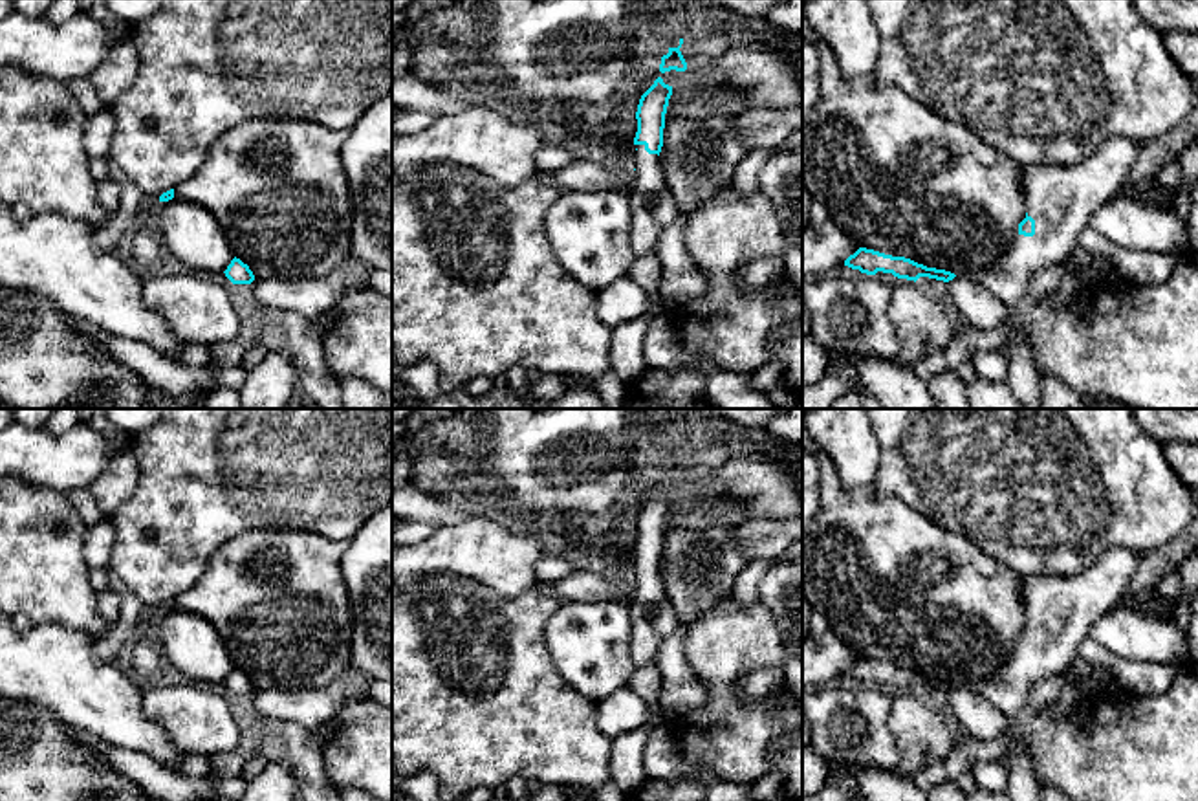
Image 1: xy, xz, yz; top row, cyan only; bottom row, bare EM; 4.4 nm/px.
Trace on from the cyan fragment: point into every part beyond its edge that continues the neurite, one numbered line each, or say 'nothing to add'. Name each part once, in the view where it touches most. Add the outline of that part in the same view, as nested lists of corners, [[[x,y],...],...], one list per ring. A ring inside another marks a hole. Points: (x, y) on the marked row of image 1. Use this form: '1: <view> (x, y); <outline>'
1: yz (1061, 198); [[[1112,137],[1079,163],[1026,167],[1022,183],[1035,235],[1017,233],[993,266],[969,277],[1015,306],[1033,273],[1068,260],[1094,214],[1117,198],[1138,152],[1138,141]]]

